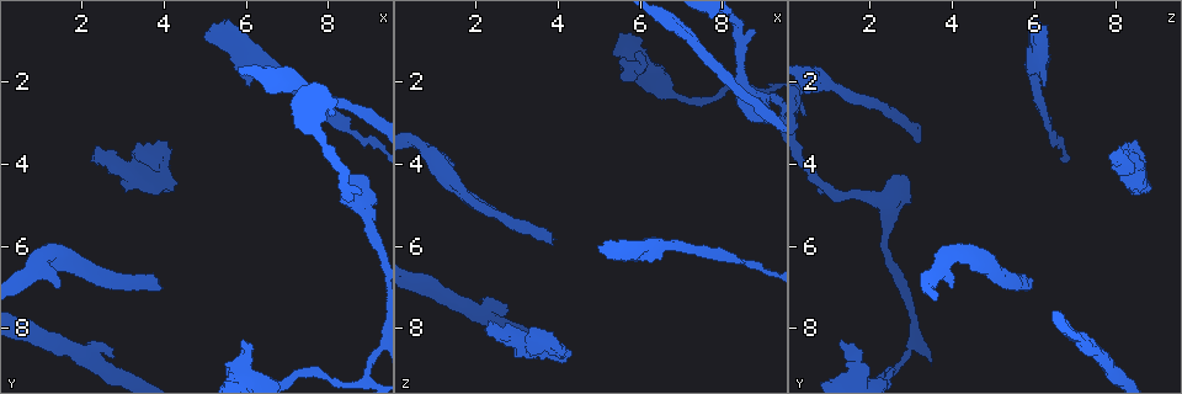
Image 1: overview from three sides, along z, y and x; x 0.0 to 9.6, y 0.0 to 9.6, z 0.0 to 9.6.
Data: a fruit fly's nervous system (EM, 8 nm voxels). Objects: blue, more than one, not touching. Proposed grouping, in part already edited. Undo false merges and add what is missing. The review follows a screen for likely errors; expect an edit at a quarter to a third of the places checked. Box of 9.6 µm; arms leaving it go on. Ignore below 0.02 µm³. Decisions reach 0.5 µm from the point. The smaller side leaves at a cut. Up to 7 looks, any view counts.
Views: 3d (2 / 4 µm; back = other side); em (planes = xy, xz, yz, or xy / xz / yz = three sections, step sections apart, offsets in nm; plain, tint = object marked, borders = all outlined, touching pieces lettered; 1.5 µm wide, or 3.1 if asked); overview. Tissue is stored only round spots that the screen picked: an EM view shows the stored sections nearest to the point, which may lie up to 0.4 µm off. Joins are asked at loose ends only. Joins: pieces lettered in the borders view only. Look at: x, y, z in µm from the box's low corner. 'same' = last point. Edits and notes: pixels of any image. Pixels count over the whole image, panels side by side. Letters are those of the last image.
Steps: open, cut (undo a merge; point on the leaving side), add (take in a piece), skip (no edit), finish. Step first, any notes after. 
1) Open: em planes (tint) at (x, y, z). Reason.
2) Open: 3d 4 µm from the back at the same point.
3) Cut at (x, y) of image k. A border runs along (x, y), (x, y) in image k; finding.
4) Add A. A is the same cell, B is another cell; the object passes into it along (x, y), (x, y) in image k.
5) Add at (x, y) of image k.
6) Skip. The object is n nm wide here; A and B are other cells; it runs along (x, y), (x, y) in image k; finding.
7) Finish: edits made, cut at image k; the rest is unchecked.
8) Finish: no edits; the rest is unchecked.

Open: 3d 4 µm at (4.20, 4.65, 8.60). Free end.

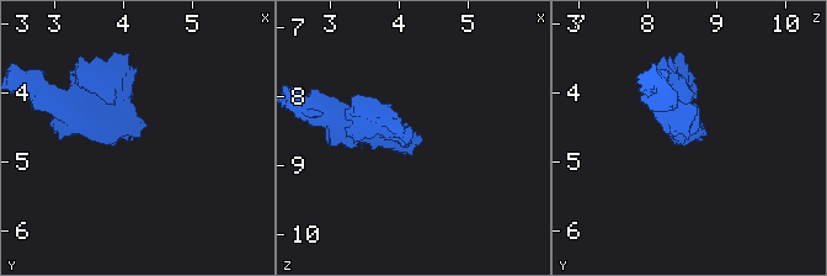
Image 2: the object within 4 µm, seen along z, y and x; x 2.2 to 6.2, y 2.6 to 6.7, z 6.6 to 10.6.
Open: em planes (borders) at (4.25, 4.65, 8.55).

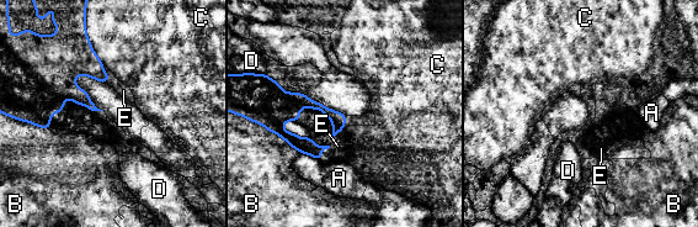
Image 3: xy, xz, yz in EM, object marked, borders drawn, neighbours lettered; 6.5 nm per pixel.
Add E. The longest contact is with B, 320 nm; E is the same cell, A, B, C and D are other cells; the object passes into it along (339, 120), (344, 126), (337, 146) in image 3; it goes on there.

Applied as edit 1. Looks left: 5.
Open: 3d 4 µm at (7.15, 9.15, 2.50). Thick turns thin.

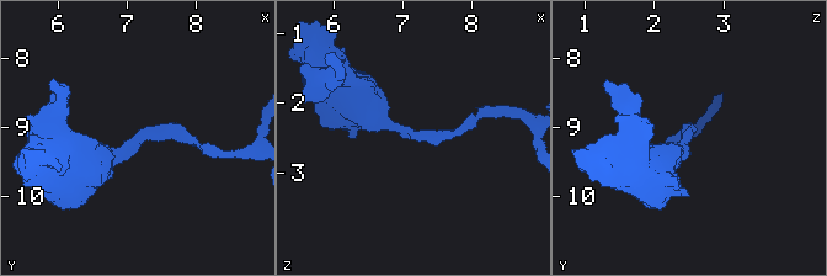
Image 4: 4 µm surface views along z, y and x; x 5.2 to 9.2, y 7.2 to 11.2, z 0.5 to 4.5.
Open: em xz step 8 (borders) at (7.20, 9.15, 2.45).

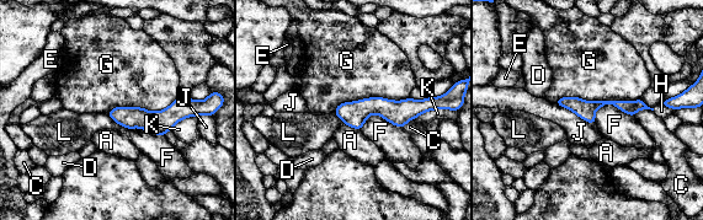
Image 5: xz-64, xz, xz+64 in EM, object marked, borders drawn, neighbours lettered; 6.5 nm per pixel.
Skip. The object is 120 nm wide here; A, C, D, E, F, G, H, J, K and L are other cells; it runs along (427, 106), (339, 112) in image 5; one neuron here.

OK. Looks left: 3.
Finish: edits made, add at image 3; the rest is unchecked.

